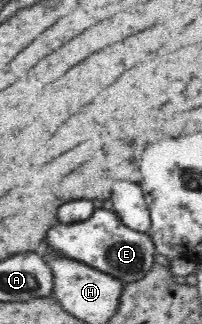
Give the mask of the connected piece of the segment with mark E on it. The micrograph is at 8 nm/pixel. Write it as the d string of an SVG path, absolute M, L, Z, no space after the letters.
M97 207L97 213L87 221L73 225L59 223L47 233L47 239L59 255L83 262L125 284L143 279L155 264L156 249L150 235L127 227L113 210L103 207Z

